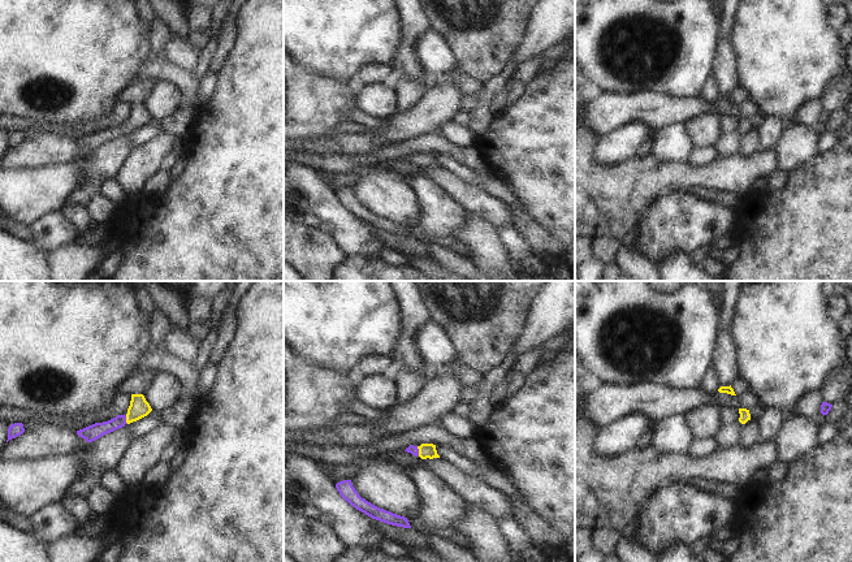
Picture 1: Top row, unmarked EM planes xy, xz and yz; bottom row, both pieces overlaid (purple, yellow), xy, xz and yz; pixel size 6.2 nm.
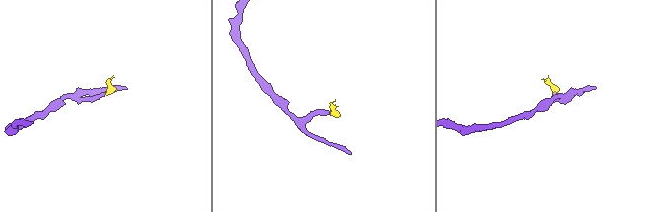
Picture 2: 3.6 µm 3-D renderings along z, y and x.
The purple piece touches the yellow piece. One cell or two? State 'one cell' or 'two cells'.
one cell

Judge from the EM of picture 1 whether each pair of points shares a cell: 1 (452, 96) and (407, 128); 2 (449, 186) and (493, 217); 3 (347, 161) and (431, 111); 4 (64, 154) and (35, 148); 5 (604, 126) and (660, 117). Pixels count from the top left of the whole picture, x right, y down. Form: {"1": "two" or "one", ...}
{"1": "one", "2": "one", "3": "two", "4": "one", "5": "one"}

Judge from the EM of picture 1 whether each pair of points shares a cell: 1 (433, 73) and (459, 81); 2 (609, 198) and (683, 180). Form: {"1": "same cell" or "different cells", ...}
{"1": "different cells", "2": "same cell"}

